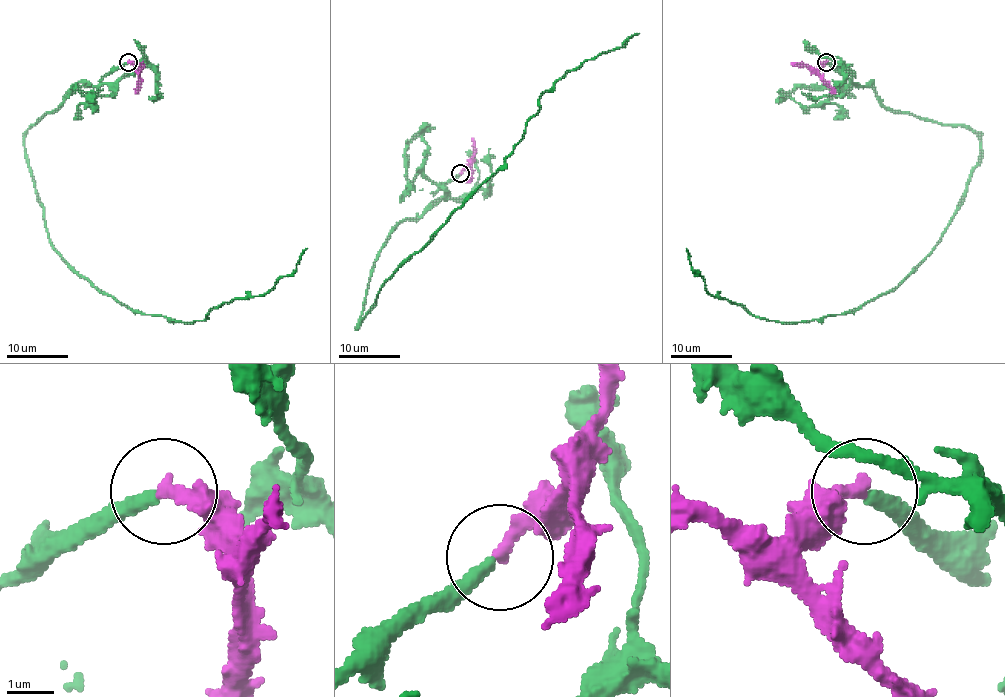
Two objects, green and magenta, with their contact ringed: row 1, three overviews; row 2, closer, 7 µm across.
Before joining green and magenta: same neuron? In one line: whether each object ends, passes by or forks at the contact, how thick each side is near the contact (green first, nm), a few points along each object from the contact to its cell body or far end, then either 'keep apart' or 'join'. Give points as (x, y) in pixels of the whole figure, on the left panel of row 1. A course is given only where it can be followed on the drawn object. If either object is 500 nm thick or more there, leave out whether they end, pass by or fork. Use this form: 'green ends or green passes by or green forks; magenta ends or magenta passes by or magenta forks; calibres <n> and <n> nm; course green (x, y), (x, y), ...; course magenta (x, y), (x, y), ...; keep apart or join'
green ends; magenta ends; calibres 280 and 280 nm; course green (127, 62), (104, 82), (78, 82), (26, 135), (50, 245), (133, 310), (190, 322), (262, 296), (307, 248); course magenta (129, 62), (138, 76), (136, 93); join

